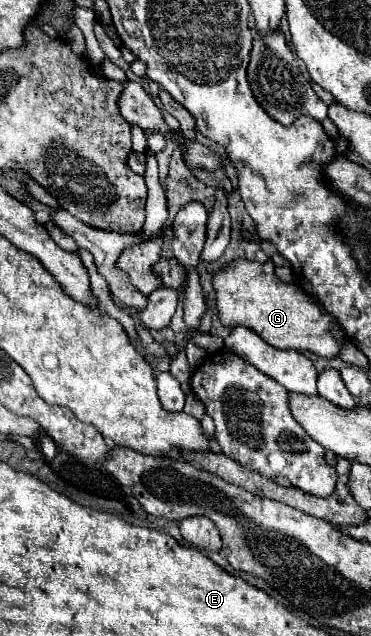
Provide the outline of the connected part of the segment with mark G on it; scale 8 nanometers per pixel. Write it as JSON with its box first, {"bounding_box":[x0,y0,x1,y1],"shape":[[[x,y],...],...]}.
{"bounding_box":[212,258,346,358],"shape":[[[236,258],[214,274],[212,288],[216,292],[216,308],[222,326],[250,328],[274,348],[310,350],[318,356],[332,358],[340,352],[340,346],[346,340],[340,324],[324,312],[314,296],[308,296],[296,284],[284,284],[276,278],[272,262],[260,264]]]}

